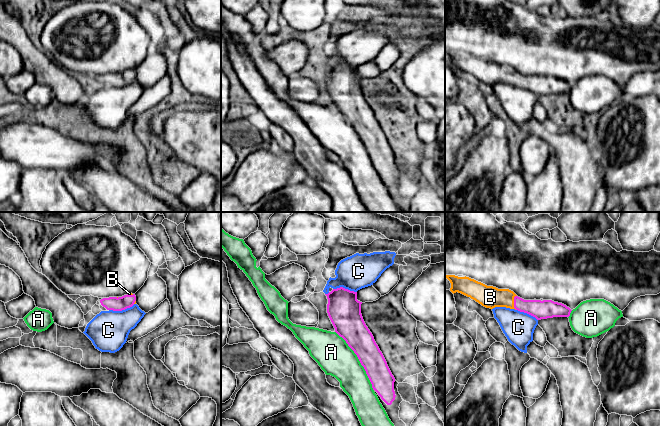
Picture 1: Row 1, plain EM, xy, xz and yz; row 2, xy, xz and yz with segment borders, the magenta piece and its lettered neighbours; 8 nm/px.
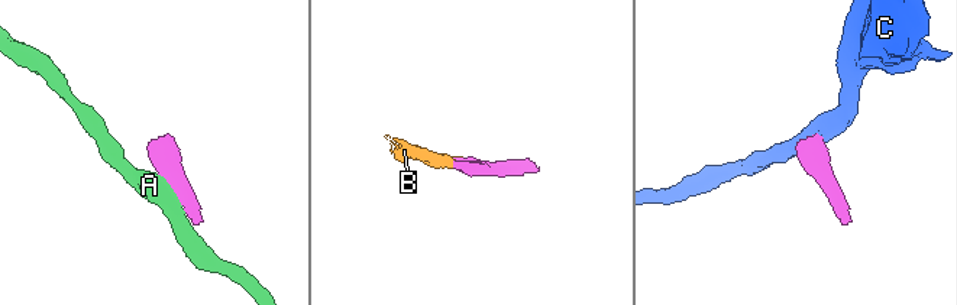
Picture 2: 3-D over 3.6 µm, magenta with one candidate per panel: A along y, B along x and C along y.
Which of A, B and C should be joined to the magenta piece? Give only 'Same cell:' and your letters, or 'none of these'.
Same cell: B

